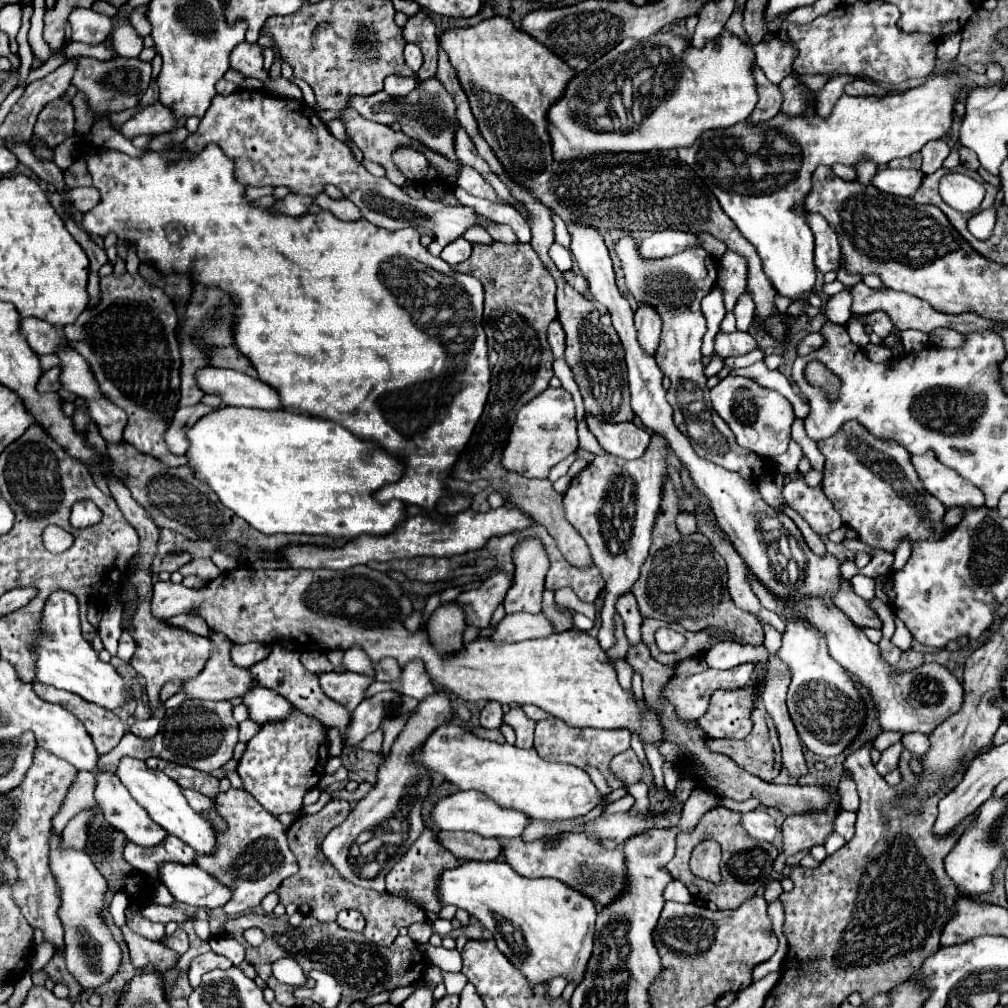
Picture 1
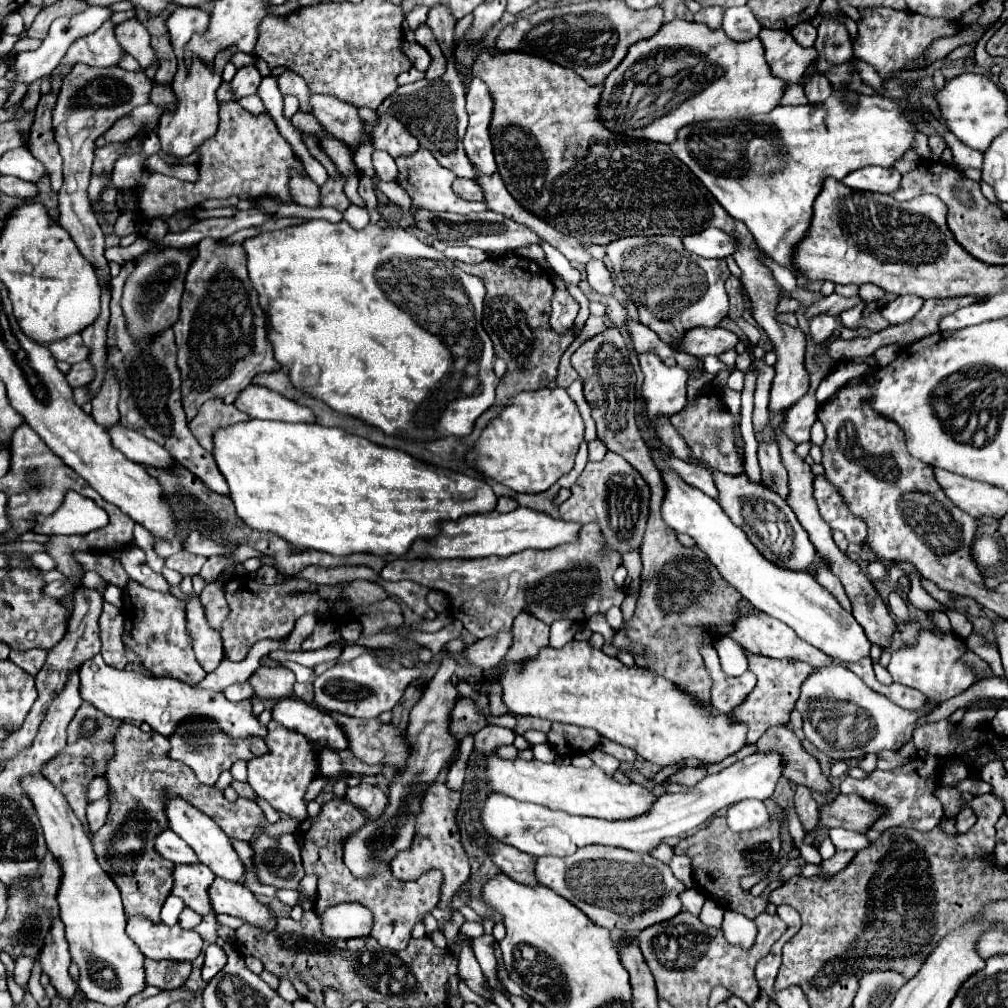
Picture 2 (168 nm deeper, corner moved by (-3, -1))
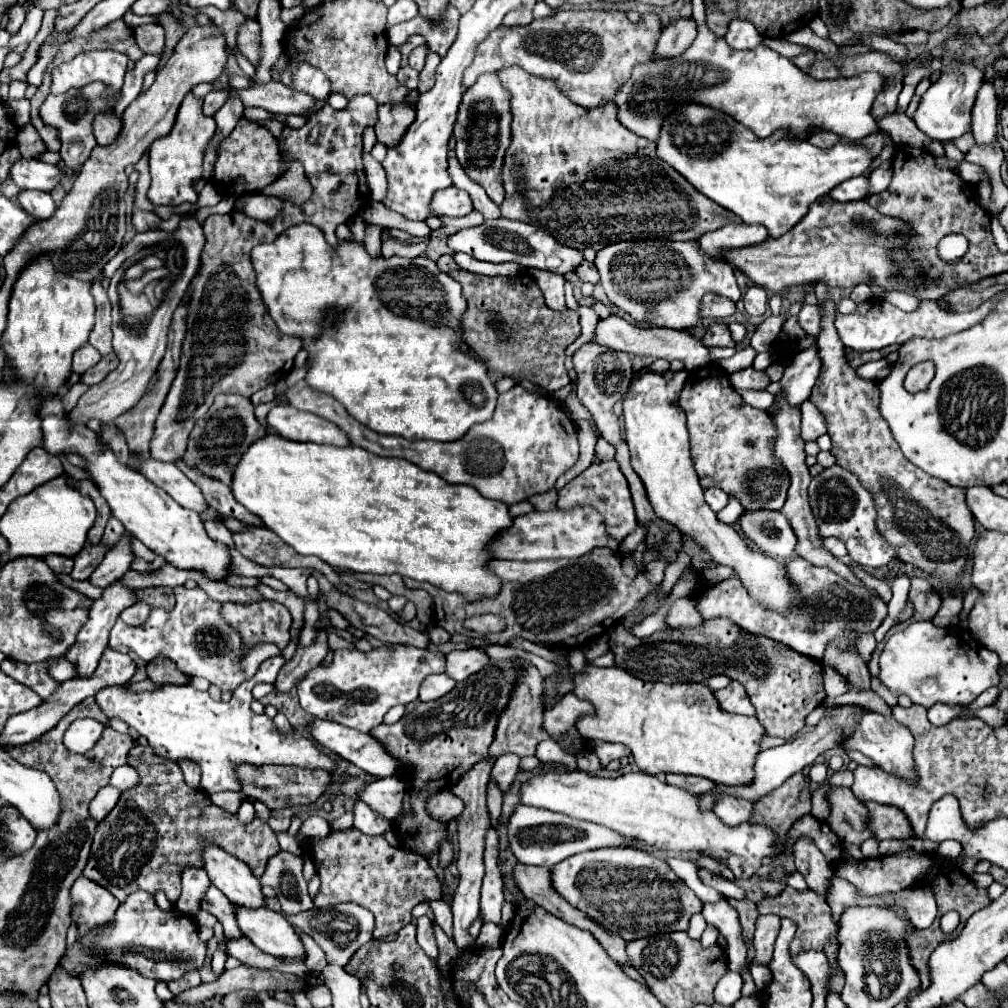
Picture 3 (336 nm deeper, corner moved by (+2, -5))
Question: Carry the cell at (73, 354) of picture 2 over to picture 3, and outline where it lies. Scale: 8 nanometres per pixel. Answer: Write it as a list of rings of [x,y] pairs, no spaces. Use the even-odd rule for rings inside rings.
[[[84,345],[80,351],[74,353],[74,361],[72,361],[72,369],[74,373],[82,375],[86,373],[90,367],[94,367],[98,361],[100,361],[100,353],[92,347],[92,345]]]

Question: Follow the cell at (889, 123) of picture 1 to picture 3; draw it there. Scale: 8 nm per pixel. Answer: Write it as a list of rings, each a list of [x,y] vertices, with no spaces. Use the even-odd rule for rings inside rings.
[[[688,103],[664,117],[658,157],[686,177],[702,195],[730,209],[744,223],[764,225],[770,237],[790,231],[820,195],[850,177],[862,175],[872,163],[866,147],[844,139],[832,149],[818,149],[808,141],[792,141],[784,131],[760,139],[730,115],[698,103]]]

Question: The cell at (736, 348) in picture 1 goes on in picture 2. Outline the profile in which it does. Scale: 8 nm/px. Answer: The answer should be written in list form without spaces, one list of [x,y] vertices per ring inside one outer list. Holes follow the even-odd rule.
[[[697,327],[685,333],[681,347],[689,355],[705,357],[705,355],[721,355],[723,351],[735,349],[737,343],[739,335],[735,335],[733,331],[727,331],[723,327],[713,327],[713,329]]]

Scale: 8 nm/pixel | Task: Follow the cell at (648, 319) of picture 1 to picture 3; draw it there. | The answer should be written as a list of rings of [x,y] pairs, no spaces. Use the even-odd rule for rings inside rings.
[[[685,369],[676,372],[669,370],[664,374],[646,371],[638,373],[636,379],[630,383],[630,391],[622,401],[622,409],[626,443],[632,453],[632,467],[642,479],[648,501],[658,517],[698,541],[714,563],[732,567],[736,571],[736,577],[740,577],[740,581],[746,585],[748,593],[756,601],[784,613],[790,609],[790,601],[794,595],[784,565],[774,561],[772,557],[748,549],[736,529],[732,525],[720,523],[716,519],[716,513],[704,501],[704,489],[698,483],[698,475],[690,459],[686,415],[678,405],[680,391],[687,380],[688,372]]]

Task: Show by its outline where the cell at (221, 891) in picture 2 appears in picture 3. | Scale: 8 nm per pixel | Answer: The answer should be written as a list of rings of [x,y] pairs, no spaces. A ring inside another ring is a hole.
[[[246,909],[236,911],[242,933],[264,953],[280,959],[306,959],[300,933],[286,921],[282,913],[272,909]]]

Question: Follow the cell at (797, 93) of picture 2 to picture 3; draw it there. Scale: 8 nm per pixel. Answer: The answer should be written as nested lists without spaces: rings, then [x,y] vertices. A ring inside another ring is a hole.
[[[820,131],[820,133],[812,135],[808,141],[810,141],[812,145],[820,147],[820,149],[830,149],[830,147],[834,147],[834,145],[840,141],[840,137],[838,137],[838,135],[832,135],[832,133],[828,133],[828,131]]]

